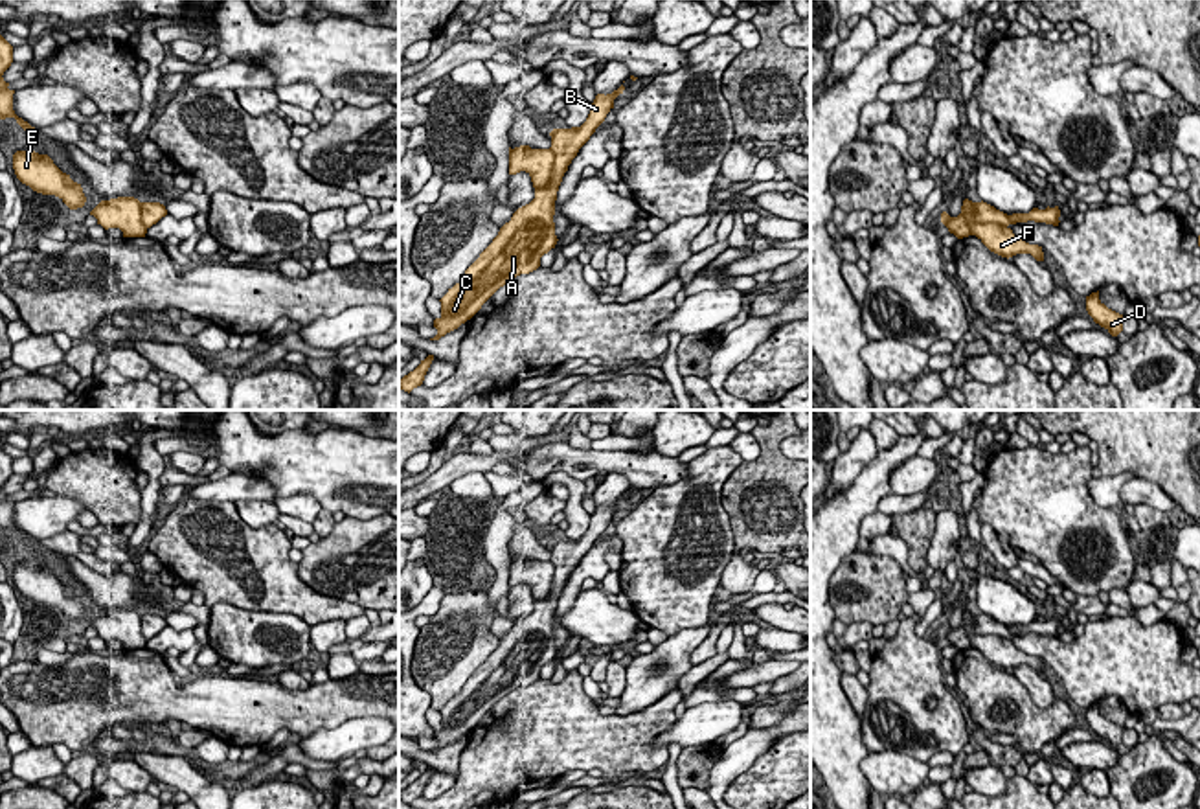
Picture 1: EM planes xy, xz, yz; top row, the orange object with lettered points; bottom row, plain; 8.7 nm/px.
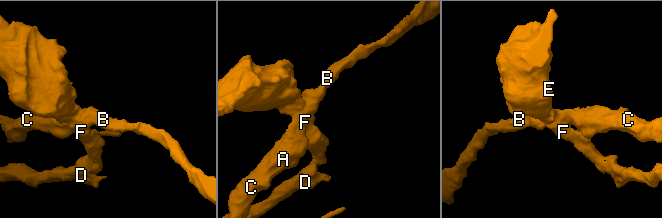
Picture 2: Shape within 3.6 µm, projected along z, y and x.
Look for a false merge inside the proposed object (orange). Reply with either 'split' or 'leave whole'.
split

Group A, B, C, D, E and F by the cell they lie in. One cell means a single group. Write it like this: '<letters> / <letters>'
A B C / D E F

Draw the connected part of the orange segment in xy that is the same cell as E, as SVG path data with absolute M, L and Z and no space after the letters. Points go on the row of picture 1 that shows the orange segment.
M31 149L17 151L13 169L22 184L37 193L59 197L70 210L83 208L86 202L81 184L62 173L48 154Z

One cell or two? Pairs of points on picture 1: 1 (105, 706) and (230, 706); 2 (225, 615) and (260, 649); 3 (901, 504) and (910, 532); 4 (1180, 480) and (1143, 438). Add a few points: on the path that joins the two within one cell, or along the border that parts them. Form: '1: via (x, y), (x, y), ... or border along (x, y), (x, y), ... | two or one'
1: via (136, 703), (199, 703) | one
2: via (234, 624), (250, 640) | one
3: border along (927, 504), (890, 515) | two
4: via (1173, 469), (1153, 449) | one

